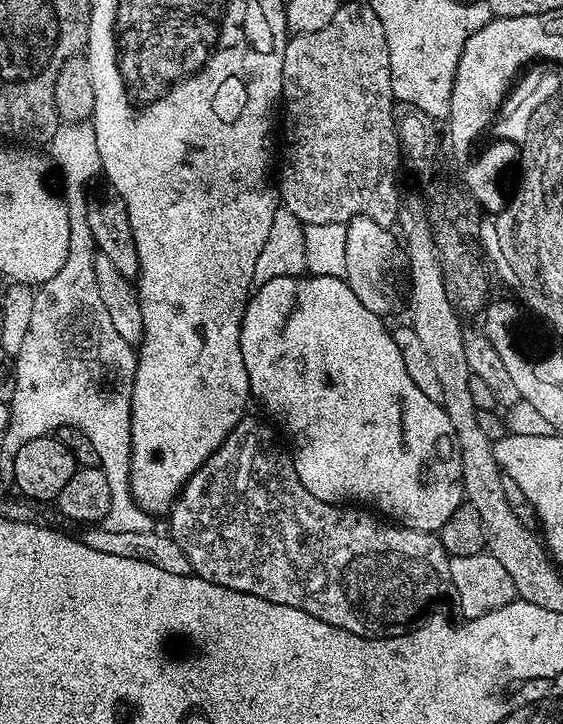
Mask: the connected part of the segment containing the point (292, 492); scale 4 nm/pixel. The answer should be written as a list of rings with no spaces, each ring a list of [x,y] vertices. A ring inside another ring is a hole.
[[[252,414],[245,415],[244,419],[238,422],[238,426],[232,428],[232,433],[224,440],[224,445],[214,454],[210,454],[207,462],[184,484],[180,495],[172,504],[168,518],[168,524],[172,527],[170,535],[178,542],[182,554],[186,554],[186,558],[190,560],[190,566],[195,575],[223,588],[254,594],[258,598],[262,598],[266,602],[274,602],[278,606],[294,606],[294,610],[306,610],[306,614],[310,614],[330,626],[338,626],[350,634],[373,638],[400,636],[403,632],[409,631],[425,615],[423,612],[435,600],[451,601],[456,595],[454,582],[450,578],[450,566],[448,565],[450,557],[444,551],[439,535],[431,532],[419,532],[413,528],[385,522],[379,515],[360,506],[327,504],[322,502],[322,498],[314,498],[314,494],[310,494],[310,490],[306,490],[306,486],[302,486],[292,465],[292,457],[286,451],[285,445],[283,448],[272,437],[271,430],[262,421],[255,420]]]

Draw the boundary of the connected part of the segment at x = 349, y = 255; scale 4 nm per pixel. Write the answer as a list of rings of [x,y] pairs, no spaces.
[[[355,216],[348,221],[345,280],[366,310],[387,316],[395,308],[398,302],[395,275],[403,271],[405,264],[399,241],[391,229],[382,227],[369,216]]]

